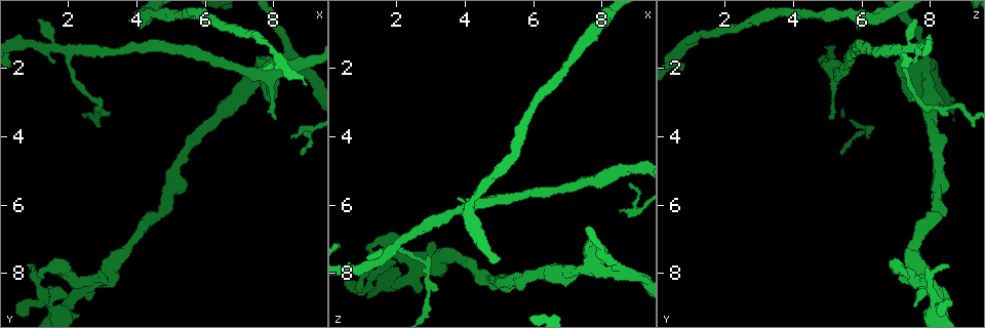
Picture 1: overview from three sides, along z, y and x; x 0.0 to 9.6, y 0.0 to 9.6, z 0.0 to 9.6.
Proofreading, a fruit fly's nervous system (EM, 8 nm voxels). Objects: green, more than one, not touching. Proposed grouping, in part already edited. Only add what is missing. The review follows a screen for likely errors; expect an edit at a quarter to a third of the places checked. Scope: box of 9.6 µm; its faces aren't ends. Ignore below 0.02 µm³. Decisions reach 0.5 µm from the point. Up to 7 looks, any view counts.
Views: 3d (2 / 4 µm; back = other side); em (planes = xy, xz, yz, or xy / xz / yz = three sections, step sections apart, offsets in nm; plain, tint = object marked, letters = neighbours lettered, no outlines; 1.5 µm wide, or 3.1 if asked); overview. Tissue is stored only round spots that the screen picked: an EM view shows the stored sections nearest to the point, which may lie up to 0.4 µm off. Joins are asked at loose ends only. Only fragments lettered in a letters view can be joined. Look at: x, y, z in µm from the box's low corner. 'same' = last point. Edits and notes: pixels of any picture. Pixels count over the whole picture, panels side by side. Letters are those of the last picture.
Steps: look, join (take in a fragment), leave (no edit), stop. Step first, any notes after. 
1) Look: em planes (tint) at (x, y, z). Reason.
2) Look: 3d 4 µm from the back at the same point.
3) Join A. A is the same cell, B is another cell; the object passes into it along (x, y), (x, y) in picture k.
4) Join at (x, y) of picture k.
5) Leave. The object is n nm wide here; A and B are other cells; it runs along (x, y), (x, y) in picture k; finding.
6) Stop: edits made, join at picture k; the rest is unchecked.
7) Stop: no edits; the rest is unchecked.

Look: em yz step 4 (letters) at (0.85, 7.85, 8.55). Branch stops here.

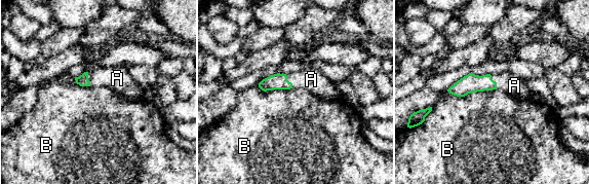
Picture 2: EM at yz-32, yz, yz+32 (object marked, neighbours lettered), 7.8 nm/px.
Join A. A is the same cell, B is another cell; the object passes into it along (470, 83), (495, 81), (514, 85) in picture 2; the neuron continues.

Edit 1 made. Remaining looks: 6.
Look: overview. See it whole again.

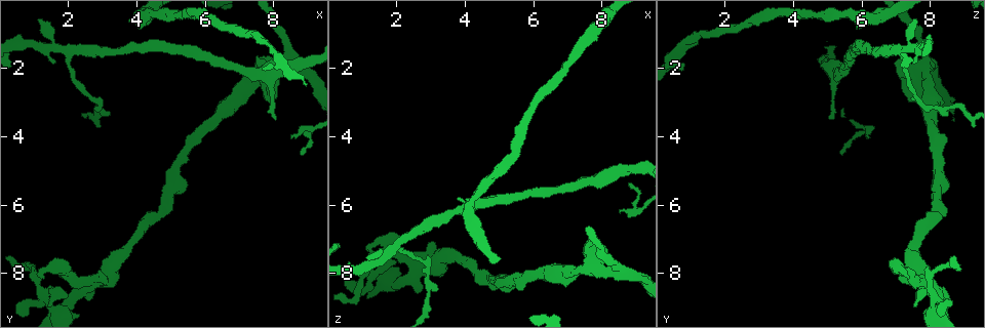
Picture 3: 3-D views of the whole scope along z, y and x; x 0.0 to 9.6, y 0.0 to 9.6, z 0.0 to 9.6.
Look: 3d 2 µm at (3.05, 8.15, 7.10). An open end.

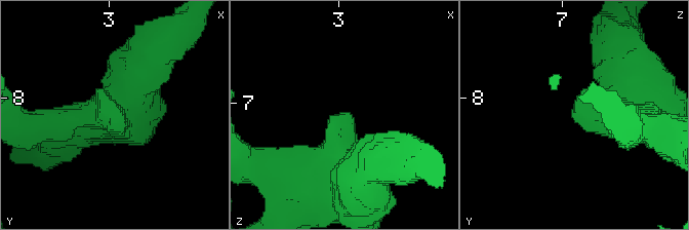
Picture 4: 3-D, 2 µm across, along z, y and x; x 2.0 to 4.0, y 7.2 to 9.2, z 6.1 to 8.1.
Look: em xz step 8 (letters) at (3.10, 8.14, 7.08). Shape alone is not enough.

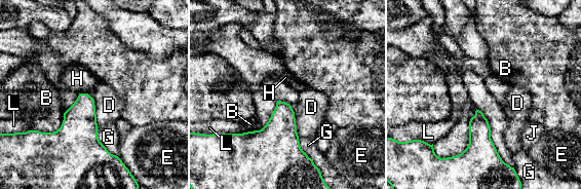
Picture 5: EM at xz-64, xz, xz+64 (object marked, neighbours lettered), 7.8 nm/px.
Leave. B, D, E, G, H, J and L are other cells; a border runs along (92, 98), (95, 122), (99, 126) in picture 5; none of them fits.

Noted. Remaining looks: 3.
Look: 3d 2 µm at (8.15, 3.45, 5.10). An open end.

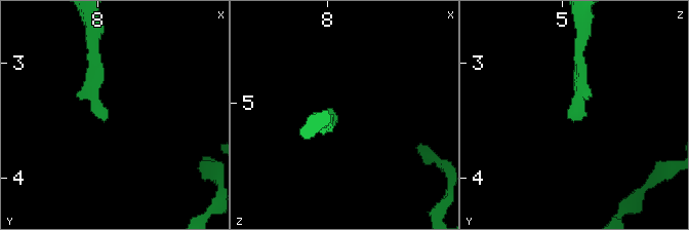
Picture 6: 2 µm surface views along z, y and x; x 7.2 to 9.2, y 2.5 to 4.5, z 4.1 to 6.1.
Look: em planes (letters) at (8.10, 3.50, 5.18). Need the tissue.

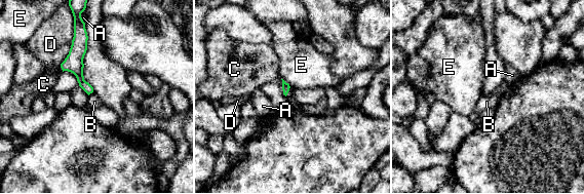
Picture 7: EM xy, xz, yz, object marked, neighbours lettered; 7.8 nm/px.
Leave. A, B, C, D and E are other cells; a border runs along (290, 87), (285, 95) in picture 7; no lettered fragment goes on from it.

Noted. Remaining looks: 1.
Stop: edits made, join at picture 2; the rest is unchecked.

